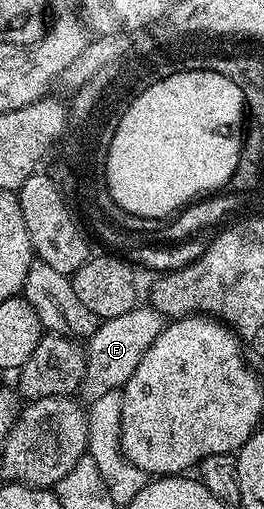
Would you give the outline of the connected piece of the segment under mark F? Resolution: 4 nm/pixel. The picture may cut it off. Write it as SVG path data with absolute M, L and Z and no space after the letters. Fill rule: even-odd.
M138 305L123 313L123 317L98 322L95 333L89 336L83 347L85 376L79 388L80 394L85 394L86 400L91 401L103 397L103 393L118 390L119 385L124 385L131 377L139 361L143 361L143 353L151 349L162 326L163 316L152 305Z

